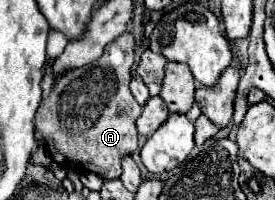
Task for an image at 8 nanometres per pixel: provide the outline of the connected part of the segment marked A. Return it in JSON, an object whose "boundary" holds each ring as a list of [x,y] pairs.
{"boundary":[[[123,32],[105,46],[103,56],[83,68],[61,72],[49,96],[37,110],[35,126],[51,158],[75,172],[93,172],[105,182],[121,176],[121,160],[137,150],[137,118],[141,106],[129,90],[131,66],[135,62],[135,36]]]}

